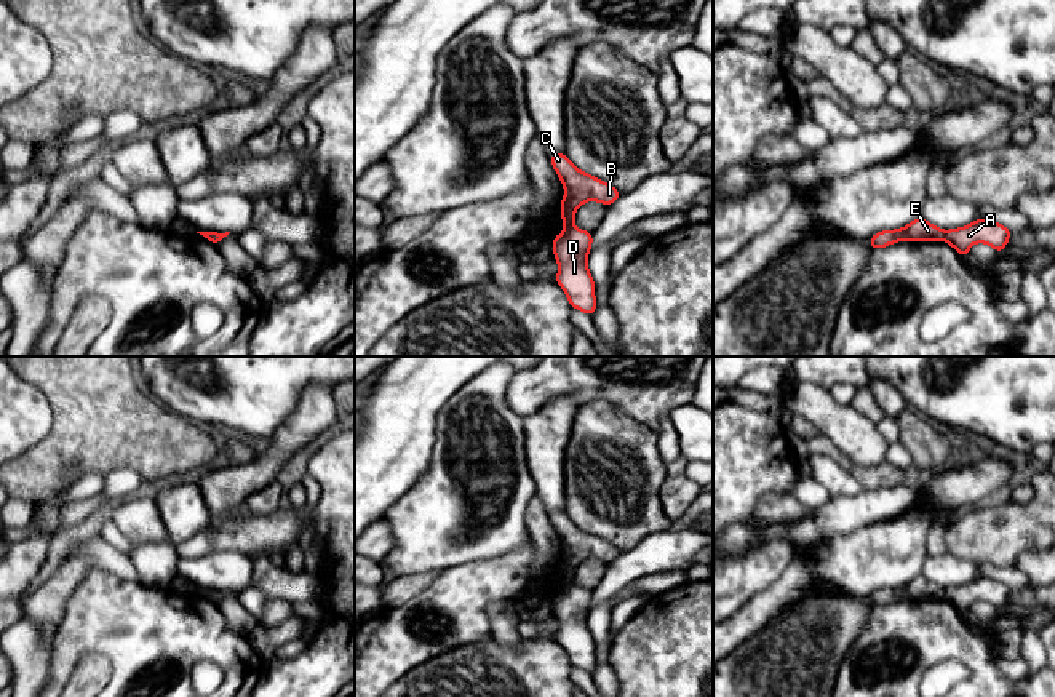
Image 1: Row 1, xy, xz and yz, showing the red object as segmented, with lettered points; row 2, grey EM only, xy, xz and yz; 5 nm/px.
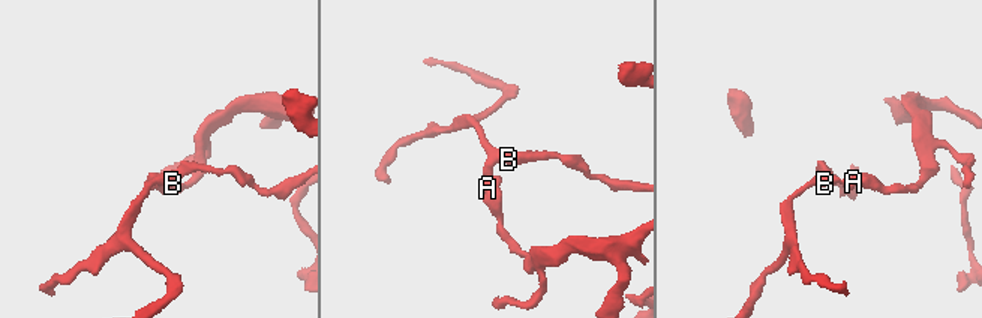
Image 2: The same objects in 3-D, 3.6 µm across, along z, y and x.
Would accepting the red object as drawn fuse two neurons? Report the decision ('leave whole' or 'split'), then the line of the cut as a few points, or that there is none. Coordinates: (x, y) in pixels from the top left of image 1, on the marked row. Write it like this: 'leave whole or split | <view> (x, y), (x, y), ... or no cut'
split | xz (573, 226), (566, 229)

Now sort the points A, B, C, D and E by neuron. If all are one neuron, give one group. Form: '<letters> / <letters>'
A D / B C E

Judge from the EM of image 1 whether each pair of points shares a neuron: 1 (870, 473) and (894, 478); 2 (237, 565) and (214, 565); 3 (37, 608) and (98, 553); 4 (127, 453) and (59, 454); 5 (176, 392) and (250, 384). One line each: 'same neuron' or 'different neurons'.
1: same neuron
2: same neuron
3: same neuron
4: same neuron
5: same neuron

